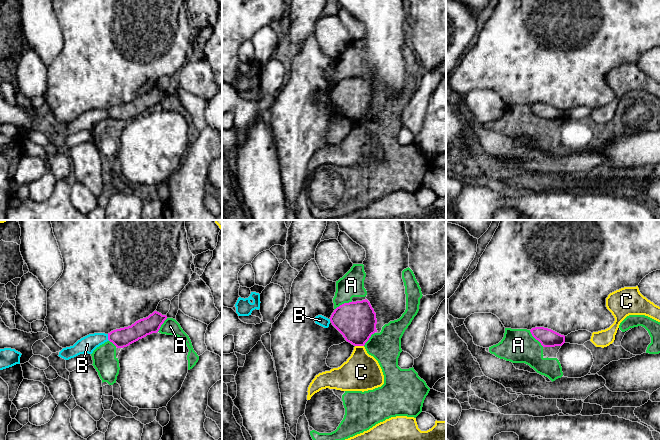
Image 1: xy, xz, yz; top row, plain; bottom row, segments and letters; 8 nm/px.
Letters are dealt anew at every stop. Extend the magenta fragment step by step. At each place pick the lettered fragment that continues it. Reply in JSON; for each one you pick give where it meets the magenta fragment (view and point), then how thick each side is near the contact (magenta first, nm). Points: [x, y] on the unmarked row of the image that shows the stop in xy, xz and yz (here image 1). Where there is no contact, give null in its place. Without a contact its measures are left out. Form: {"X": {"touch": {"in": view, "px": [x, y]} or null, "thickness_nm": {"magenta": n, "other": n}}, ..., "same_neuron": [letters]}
{"same_neuron": []}

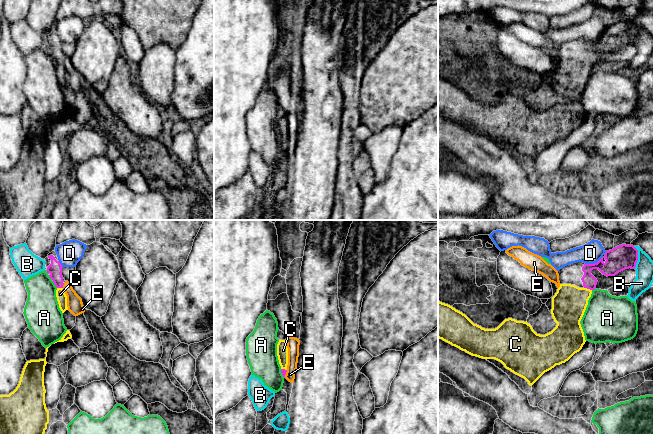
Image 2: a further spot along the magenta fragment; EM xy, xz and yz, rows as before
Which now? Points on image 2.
{"C": {"touch": {"in": "yz", "px": [588, 64]}, "thickness_nm": {"magenta": 140, "other": 280}}, "same_neuron": ["C"]}

